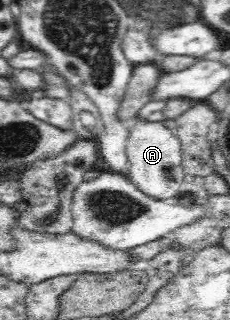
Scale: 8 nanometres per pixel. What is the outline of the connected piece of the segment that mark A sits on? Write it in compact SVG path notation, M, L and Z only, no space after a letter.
M138 121L130 135L127 135L128 147L126 147L127 158L130 166L130 175L127 175L131 183L142 191L145 195L152 196L157 200L176 200L180 197L180 184L184 182L184 175L186 171L182 168L182 145L178 136L174 137L170 129L166 129L161 122L158 123L145 123L144 121Z

